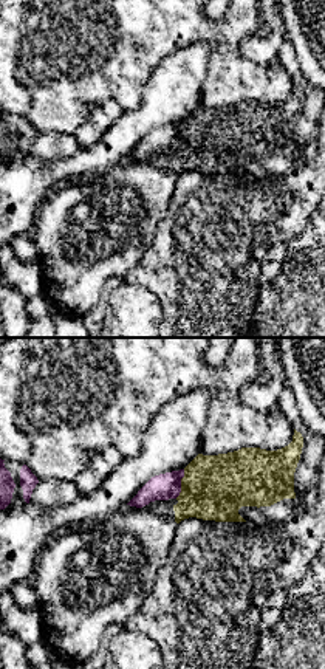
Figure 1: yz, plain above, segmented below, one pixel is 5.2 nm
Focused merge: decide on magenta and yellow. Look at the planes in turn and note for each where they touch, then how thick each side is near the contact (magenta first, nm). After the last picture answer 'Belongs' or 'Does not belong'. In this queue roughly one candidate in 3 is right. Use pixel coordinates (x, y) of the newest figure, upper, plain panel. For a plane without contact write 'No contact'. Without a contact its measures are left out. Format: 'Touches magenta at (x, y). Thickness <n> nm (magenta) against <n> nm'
Touches magenta at (180, 137). Thickness 140 nm (magenta) against 340 nm

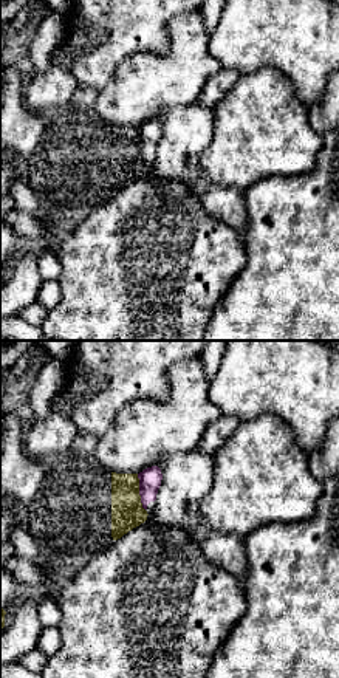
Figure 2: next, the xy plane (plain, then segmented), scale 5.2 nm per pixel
Touches magenta at (140, 146). Thickness 110 nm (magenta) against 170 nm

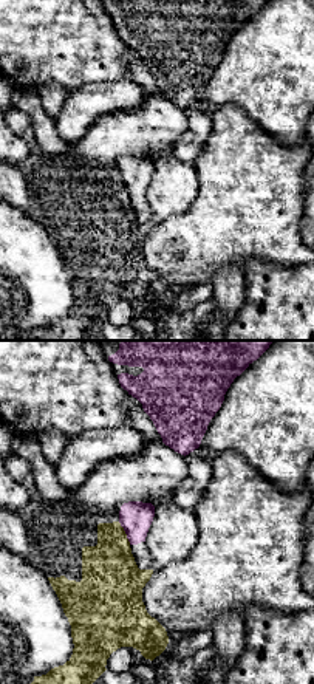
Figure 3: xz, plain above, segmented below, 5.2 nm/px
Touches magenta at (126, 186). Thickness 170 nm (magenta) against 300 nm

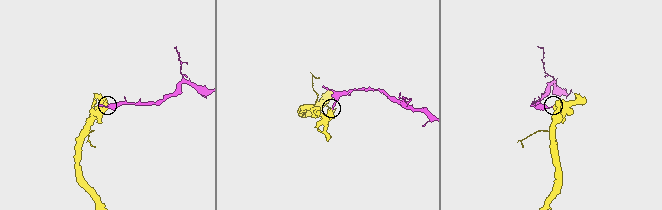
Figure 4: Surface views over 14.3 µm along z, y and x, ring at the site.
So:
Does not belong

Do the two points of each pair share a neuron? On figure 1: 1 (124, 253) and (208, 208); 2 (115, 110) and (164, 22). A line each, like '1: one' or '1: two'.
1: two
2: two

